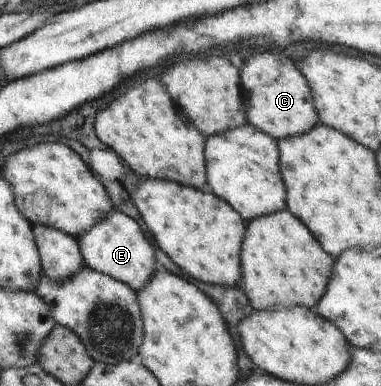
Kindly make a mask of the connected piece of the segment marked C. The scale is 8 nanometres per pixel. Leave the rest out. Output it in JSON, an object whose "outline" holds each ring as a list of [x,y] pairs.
{"outline":[[[271,51],[253,54],[243,62],[239,62],[239,58],[237,60],[240,68],[239,87],[246,102],[248,123],[257,130],[278,141],[305,134],[320,123],[311,89],[295,60]]]}

